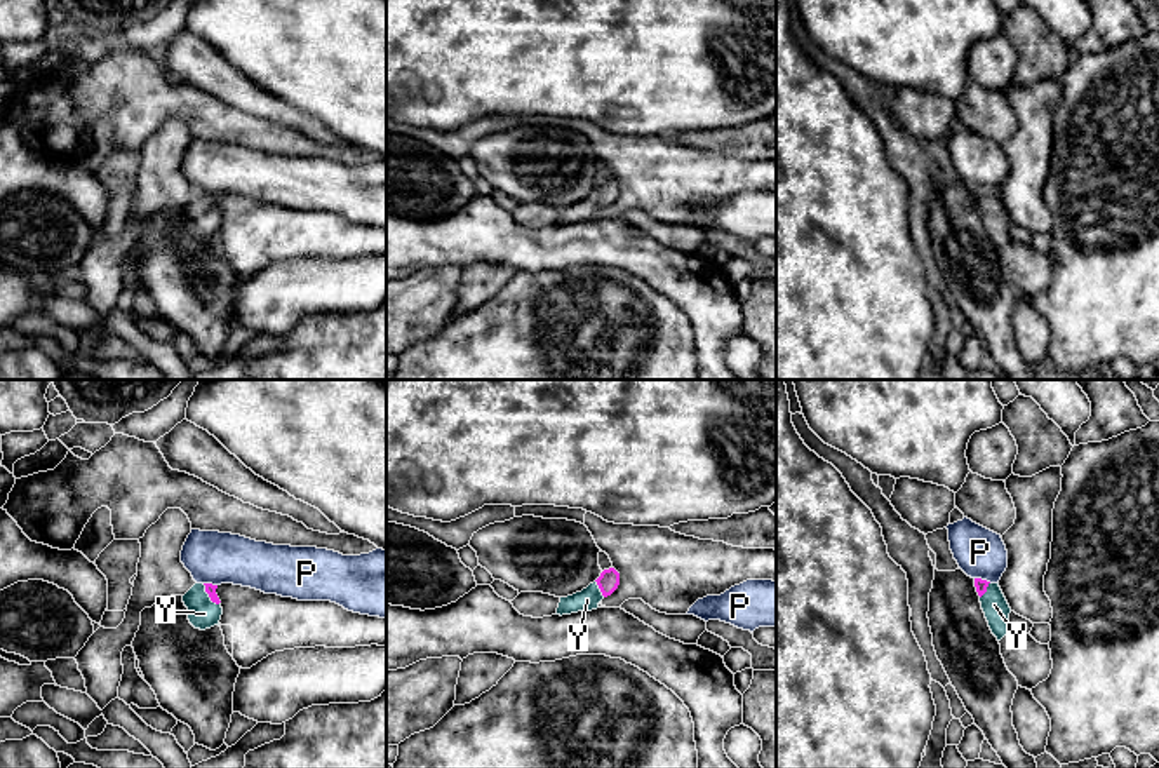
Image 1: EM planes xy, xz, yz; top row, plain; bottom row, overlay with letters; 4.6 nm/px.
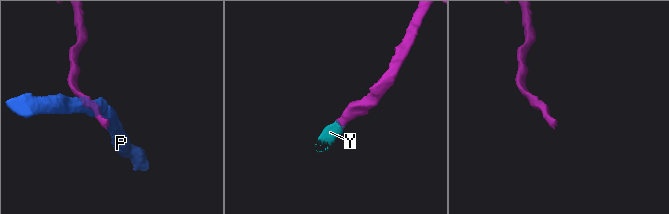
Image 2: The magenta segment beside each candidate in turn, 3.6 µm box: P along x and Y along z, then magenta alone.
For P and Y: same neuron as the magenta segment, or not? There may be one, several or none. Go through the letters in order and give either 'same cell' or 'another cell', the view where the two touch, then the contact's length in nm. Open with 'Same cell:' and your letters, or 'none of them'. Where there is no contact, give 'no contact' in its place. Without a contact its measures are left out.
Same cell: Y
P: another cell; contact in yz; length 80 nm
Y: same cell; contact in xy; length 130 nm

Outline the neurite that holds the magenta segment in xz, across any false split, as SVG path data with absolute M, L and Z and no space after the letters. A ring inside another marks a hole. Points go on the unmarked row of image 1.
M614 178L604 179L600 186L581 202L560 207L555 225L571 225L578 221L592 221L599 212L611 205L620 195L620 183Z

